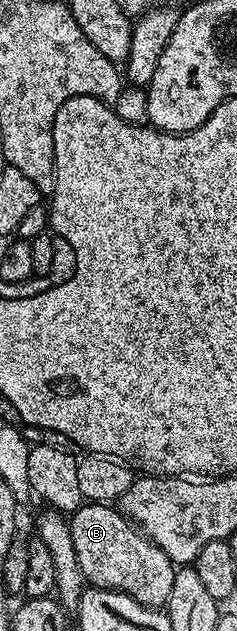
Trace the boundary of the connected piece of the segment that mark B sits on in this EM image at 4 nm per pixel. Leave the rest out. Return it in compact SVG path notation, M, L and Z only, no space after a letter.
M87 502L70 515L69 521L73 552L77 552L84 583L133 596L137 604L166 607L176 563L171 562L157 544L150 542L122 510L105 502Z

